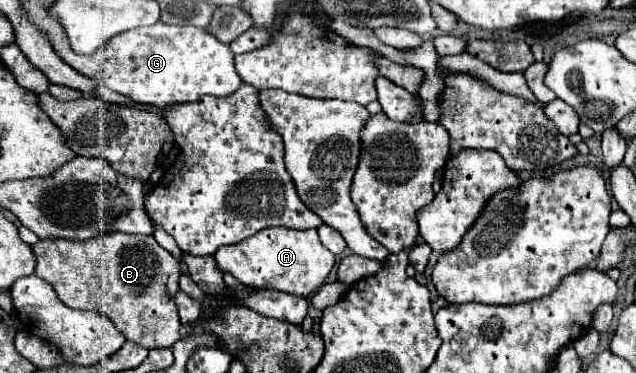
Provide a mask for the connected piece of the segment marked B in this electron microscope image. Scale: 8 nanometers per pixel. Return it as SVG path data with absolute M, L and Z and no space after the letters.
M107 232L83 244L39 240L33 252L37 256L35 274L53 284L63 304L109 316L127 340L147 350L173 346L181 338L181 320L173 302L173 290L179 290L181 264L153 236Z

